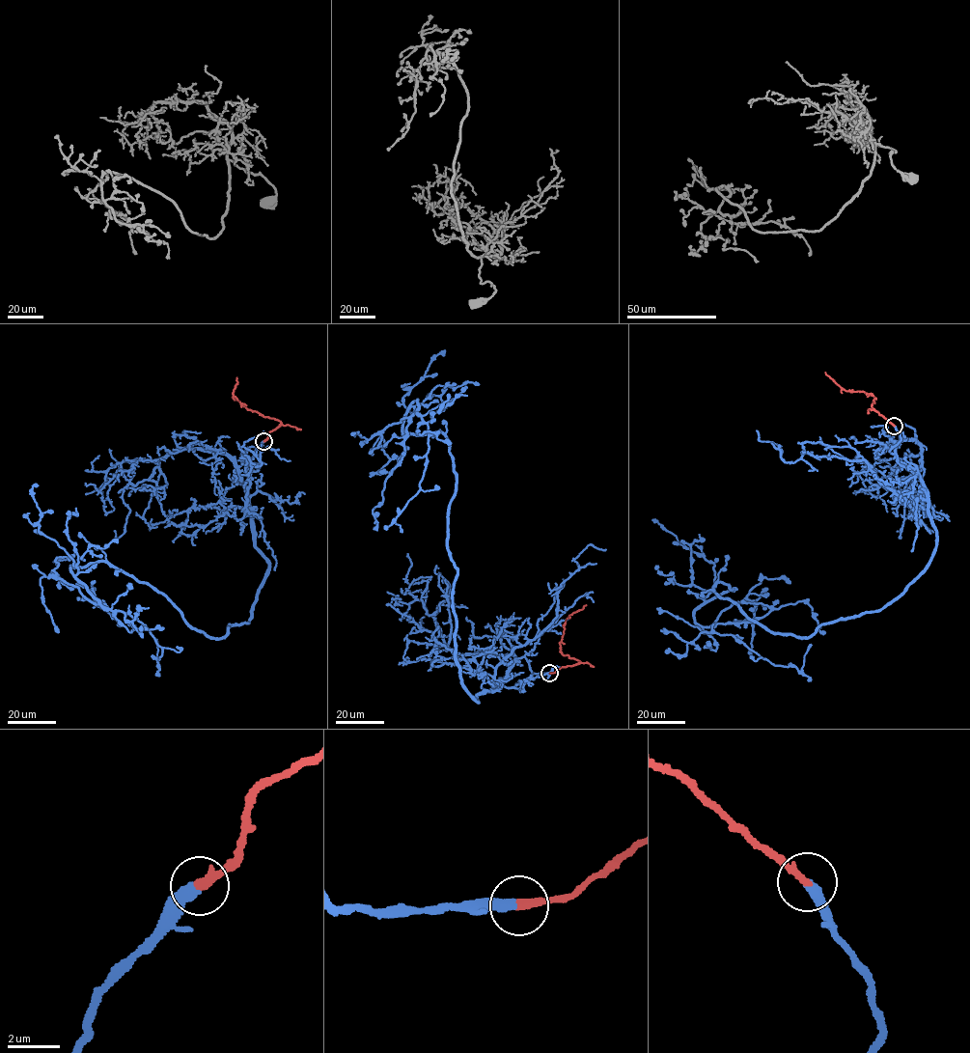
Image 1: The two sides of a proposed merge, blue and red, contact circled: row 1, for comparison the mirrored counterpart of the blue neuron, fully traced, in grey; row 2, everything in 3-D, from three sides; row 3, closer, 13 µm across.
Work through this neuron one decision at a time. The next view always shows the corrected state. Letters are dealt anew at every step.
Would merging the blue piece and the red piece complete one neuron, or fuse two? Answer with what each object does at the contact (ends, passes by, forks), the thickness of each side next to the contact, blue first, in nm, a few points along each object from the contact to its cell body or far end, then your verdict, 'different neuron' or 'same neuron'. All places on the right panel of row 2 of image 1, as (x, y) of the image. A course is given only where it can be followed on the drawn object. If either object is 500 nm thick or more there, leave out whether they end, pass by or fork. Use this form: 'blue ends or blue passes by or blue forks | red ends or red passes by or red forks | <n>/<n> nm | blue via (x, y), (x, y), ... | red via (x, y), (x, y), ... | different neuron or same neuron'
blue ends | red ends | 440/320 nm | blue via (894, 426), (936, 542), (900, 595), (802, 637), (724, 583), (694, 612), (774, 665), (811, 645) | red via (894, 426), (872, 406), (876, 399), (871, 394), (845, 391), (825, 372) | same neuron

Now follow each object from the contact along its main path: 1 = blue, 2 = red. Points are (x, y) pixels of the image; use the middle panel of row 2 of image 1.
1: (549, 673), (524, 656), (477, 702), (459, 675), (457, 481), (442, 432), (402, 430), (416, 400), (400, 531)
2: (549, 673), (580, 662), (563, 655), (560, 642), (565, 621), (586, 605)

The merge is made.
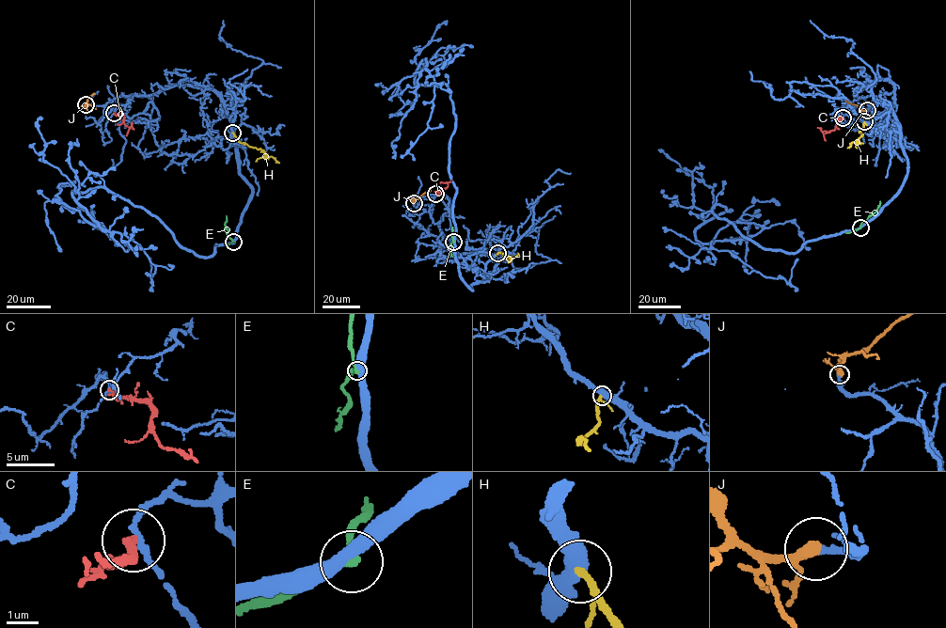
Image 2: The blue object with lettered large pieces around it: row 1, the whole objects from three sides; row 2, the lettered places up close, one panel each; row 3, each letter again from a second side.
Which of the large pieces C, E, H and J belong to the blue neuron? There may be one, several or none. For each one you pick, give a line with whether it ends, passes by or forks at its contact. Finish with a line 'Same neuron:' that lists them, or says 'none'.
J: it passes by
Same neuron: J

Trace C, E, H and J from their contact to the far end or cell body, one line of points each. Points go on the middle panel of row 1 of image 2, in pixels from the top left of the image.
C: (435, 194), (441, 194), (448, 186), (447, 182), (440, 183)
E: (453, 242), (449, 253), (453, 257)
H: (496, 253), (501, 253), (508, 259), (518, 253)
J: (413, 203), (431, 190)

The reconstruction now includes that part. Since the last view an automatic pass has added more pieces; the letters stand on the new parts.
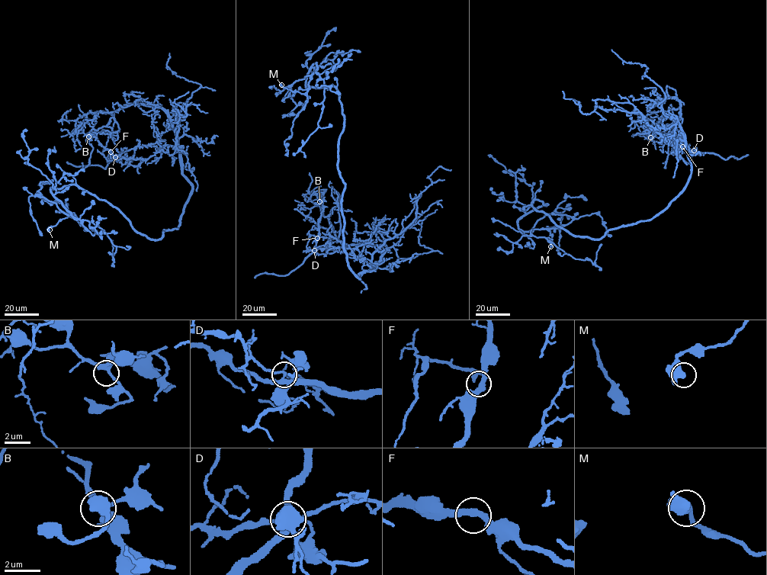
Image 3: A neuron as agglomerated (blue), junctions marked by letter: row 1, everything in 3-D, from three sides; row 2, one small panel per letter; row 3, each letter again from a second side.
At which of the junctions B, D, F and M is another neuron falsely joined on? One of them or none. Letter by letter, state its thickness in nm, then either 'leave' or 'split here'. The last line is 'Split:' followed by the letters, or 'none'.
B: 240 nm | leave
D: 240 nm | split here
F: 340 nm | leave
M: 500 nm | leave
Split: D

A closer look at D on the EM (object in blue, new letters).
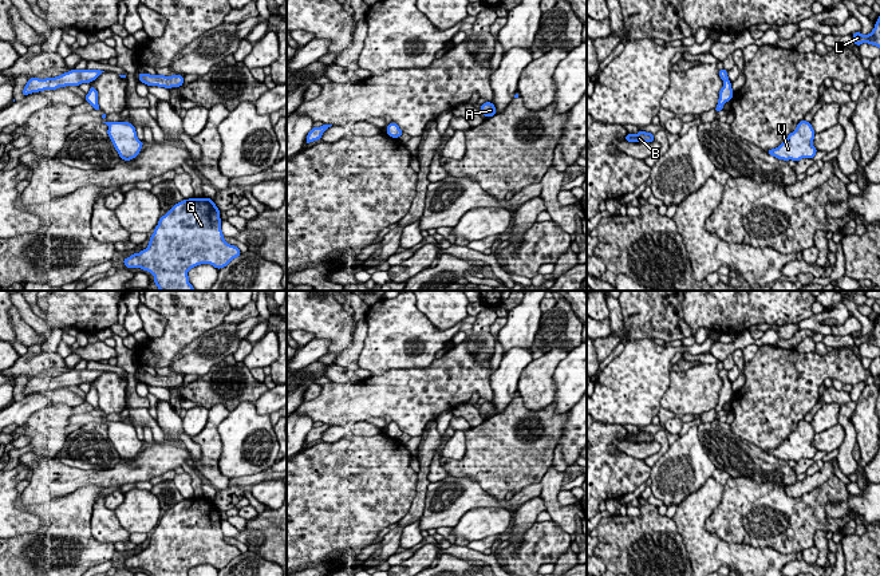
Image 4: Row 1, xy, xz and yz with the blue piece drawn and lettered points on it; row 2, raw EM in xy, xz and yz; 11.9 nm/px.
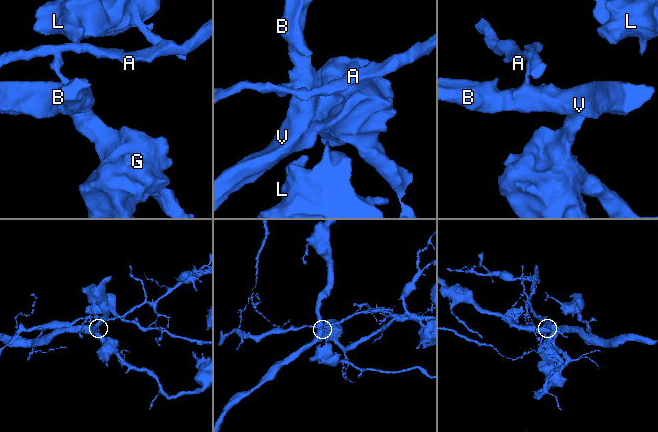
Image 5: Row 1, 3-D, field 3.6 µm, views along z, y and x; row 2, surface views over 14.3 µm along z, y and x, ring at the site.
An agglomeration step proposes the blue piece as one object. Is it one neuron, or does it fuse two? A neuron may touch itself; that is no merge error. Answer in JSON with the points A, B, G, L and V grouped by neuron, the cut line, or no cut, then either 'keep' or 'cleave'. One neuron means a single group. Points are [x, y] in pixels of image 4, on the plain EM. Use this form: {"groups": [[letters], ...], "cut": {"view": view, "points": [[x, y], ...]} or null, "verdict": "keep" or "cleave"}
{"groups": [["A"], ["B", "G", "L", "V"]], "cut": {"view": "yz", "points": [[730, 382], [723, 386]]}, "verdict": "cleave"}

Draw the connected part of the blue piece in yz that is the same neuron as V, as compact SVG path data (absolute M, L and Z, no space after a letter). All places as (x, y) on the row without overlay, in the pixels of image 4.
M800 421L796 430L776 449L767 450L769 455L784 461L798 462L802 458L813 458L817 449L813 446L814 430L810 422Z

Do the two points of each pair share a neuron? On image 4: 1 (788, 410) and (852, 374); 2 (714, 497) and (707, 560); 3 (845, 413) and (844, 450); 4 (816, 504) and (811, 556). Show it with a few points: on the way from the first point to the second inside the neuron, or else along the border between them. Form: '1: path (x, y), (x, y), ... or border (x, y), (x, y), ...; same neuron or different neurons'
1: path (801, 394), (824, 371), (836, 371); same neuron
2: path (698, 513), (698, 541), (701, 544); same neuron
3: path (847, 422), (848, 441); same neuron
4: border (813, 545), (801, 552); different neurons

